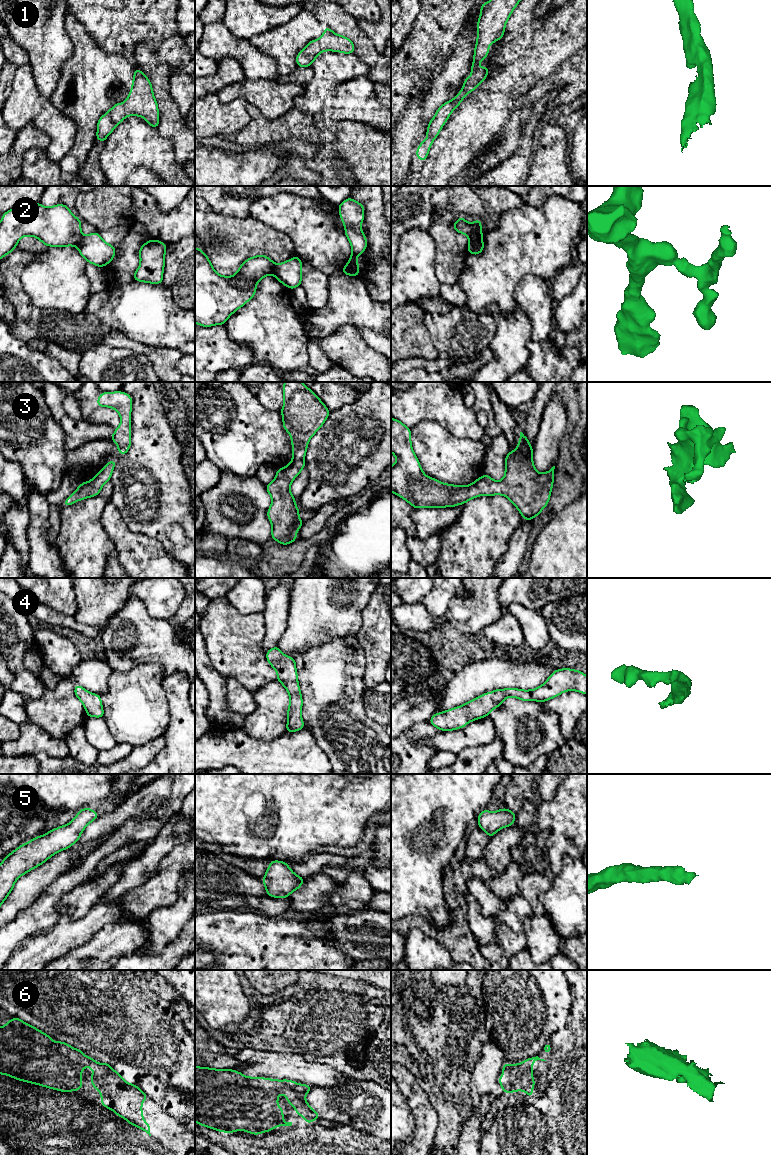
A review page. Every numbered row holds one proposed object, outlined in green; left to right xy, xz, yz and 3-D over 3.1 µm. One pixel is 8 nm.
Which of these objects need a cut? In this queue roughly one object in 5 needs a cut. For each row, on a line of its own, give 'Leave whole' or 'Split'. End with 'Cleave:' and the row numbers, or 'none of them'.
1: Leave whole
2: Split
3: Leave whole
4: Leave whole
5: Leave whole
6: Leave whole
Cleave: 2

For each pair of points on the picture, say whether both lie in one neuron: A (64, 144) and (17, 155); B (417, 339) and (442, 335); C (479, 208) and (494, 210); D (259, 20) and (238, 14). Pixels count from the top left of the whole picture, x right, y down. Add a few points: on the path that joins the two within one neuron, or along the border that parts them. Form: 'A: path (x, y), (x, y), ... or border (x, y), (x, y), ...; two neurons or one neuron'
A: border (35, 127), (48, 137), (49, 144), (46, 150); two neurons
B: border (424, 314), (425, 328), (440, 355); two neurons
C: border (477, 196), (483, 203), (486, 215); two neurons
D: path (254, 18), (243, 14); one neuron

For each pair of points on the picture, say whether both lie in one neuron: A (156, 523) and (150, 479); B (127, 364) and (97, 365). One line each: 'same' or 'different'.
A: same
B: same

